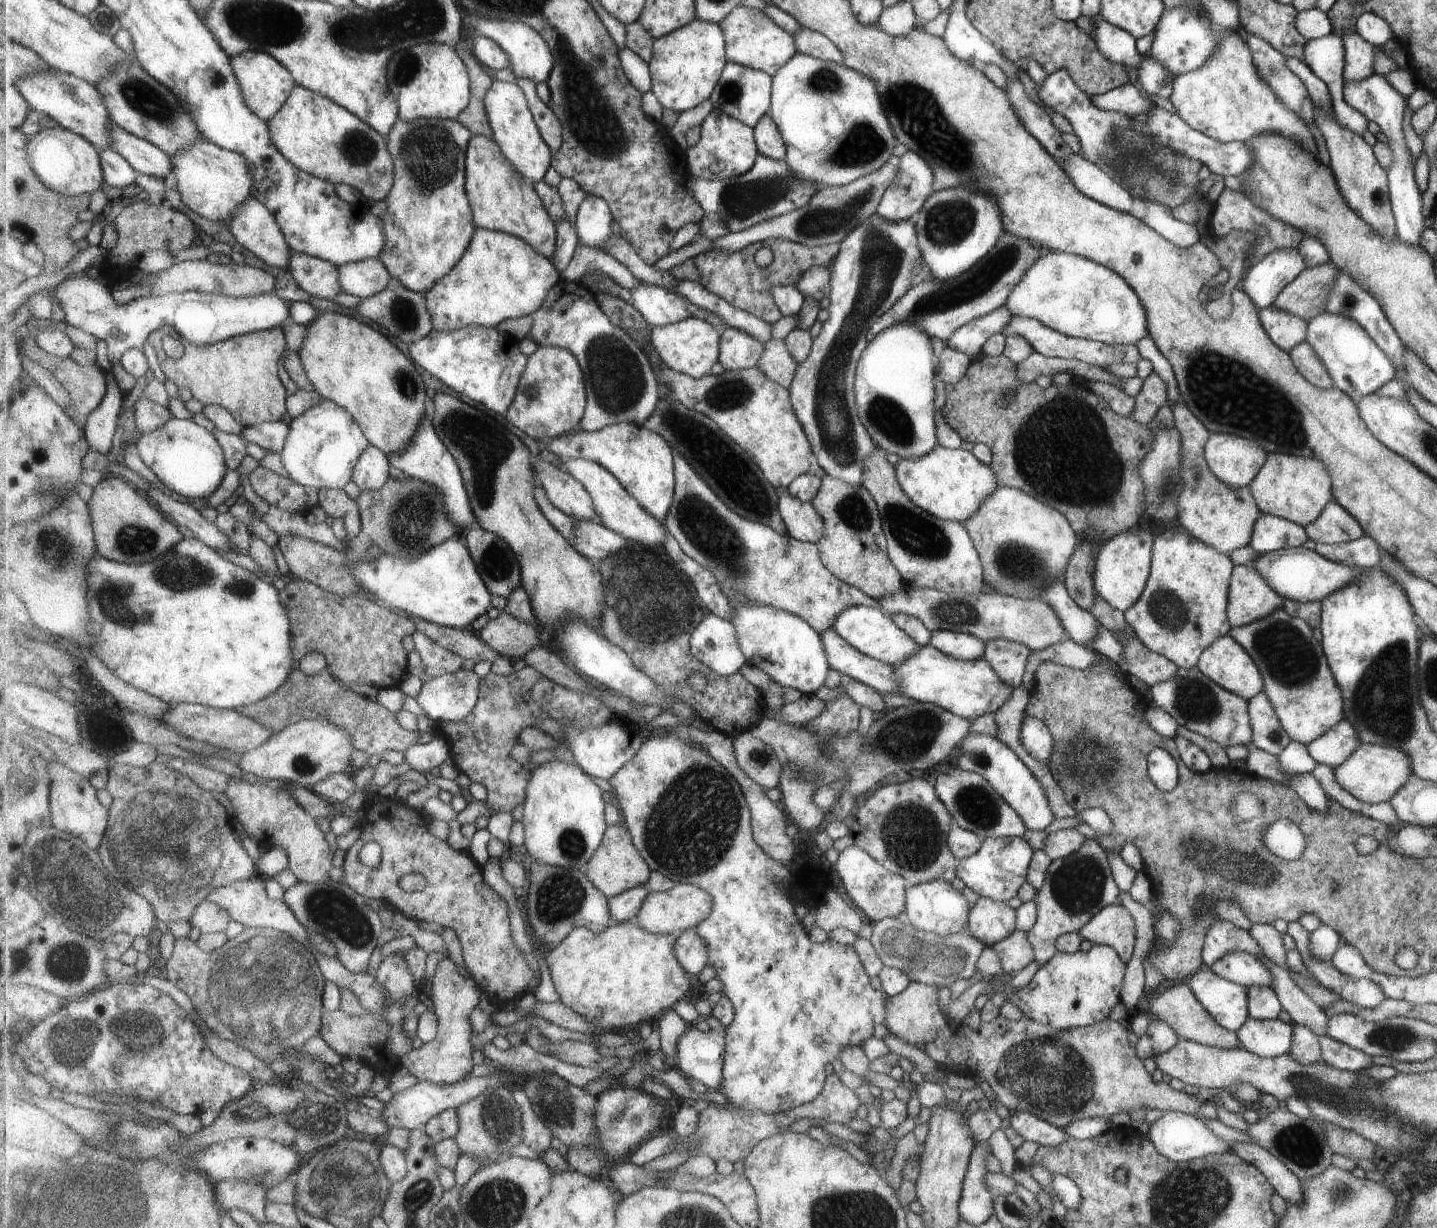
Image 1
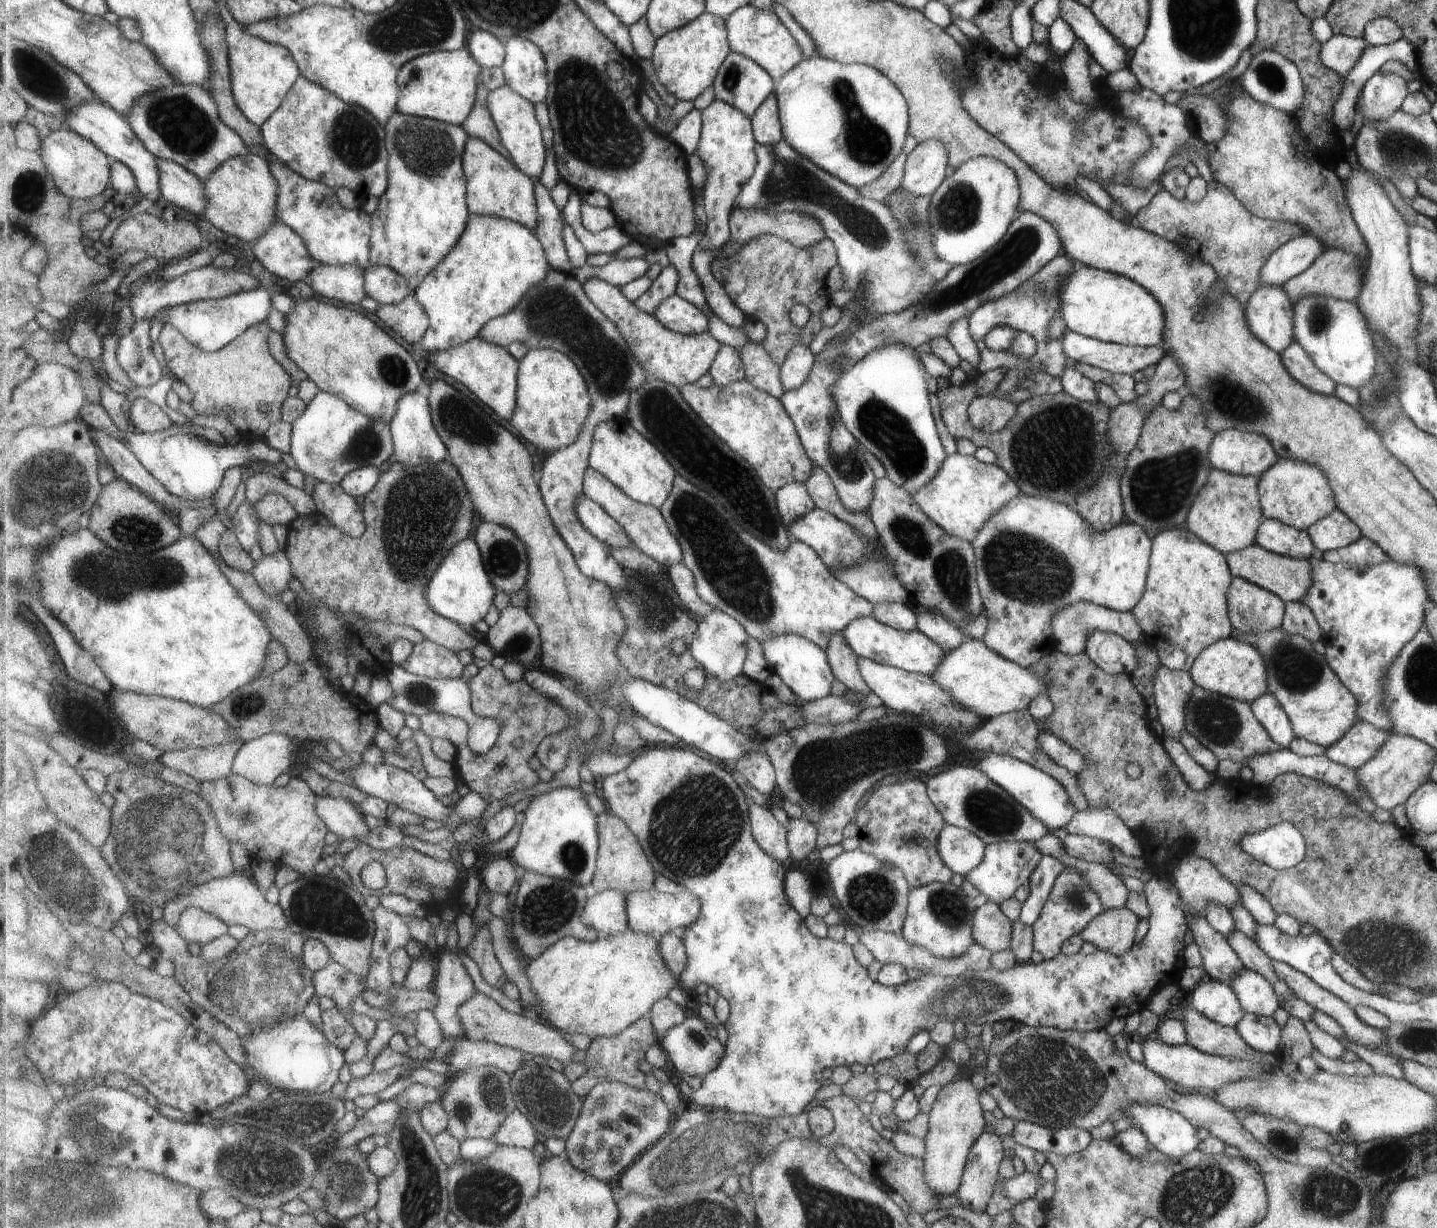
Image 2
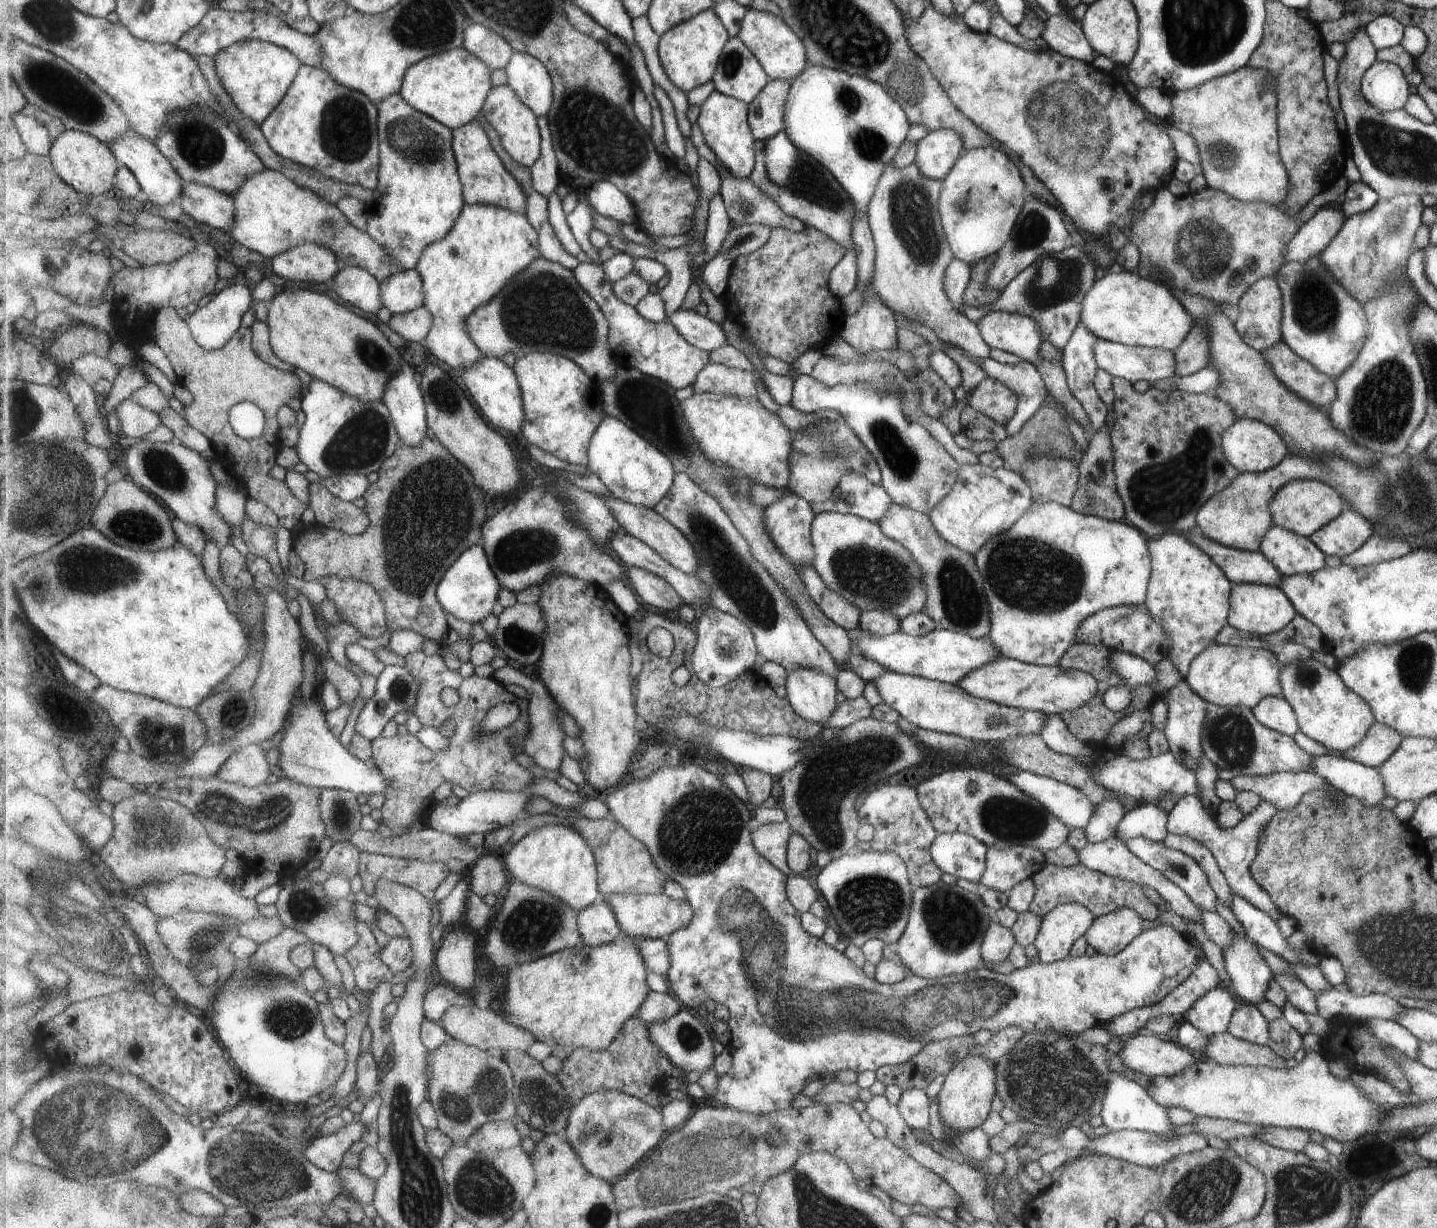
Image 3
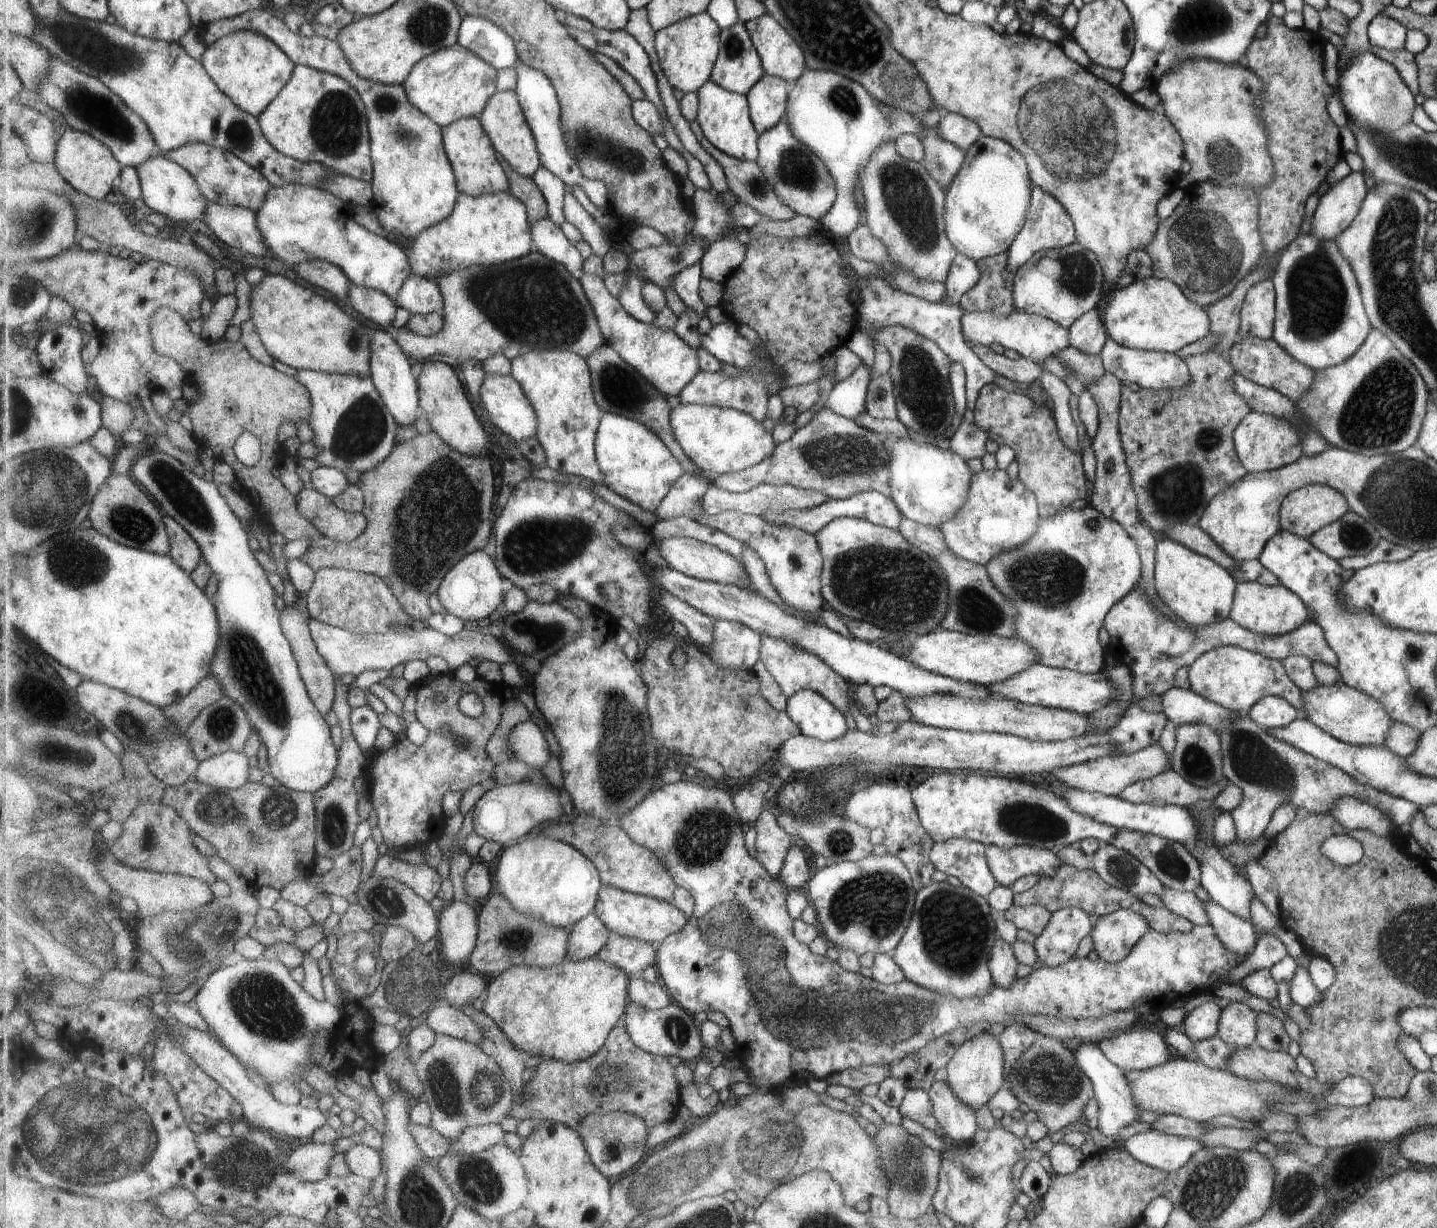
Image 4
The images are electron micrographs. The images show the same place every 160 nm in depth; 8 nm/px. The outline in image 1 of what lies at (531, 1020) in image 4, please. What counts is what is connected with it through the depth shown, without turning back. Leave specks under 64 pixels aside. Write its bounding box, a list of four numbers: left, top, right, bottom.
[545,921,691,1031]

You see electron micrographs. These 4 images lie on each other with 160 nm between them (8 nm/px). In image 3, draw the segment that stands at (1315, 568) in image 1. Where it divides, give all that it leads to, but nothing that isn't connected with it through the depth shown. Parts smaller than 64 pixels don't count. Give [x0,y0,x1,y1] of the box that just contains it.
[1182,530,1282,587]

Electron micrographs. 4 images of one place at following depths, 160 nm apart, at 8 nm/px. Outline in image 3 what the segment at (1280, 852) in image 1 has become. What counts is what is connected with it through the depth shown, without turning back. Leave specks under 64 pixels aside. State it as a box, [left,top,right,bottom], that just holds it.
[1166,795,1281,922]

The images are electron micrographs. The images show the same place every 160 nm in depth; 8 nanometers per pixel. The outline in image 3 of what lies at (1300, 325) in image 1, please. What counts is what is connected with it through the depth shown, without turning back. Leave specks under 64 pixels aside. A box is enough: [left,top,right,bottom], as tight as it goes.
[1234,277,1282,351]

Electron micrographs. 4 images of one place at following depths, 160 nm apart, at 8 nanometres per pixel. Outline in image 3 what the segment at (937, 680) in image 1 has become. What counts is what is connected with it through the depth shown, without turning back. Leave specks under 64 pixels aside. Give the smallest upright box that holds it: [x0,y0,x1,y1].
[959,656,1096,715]

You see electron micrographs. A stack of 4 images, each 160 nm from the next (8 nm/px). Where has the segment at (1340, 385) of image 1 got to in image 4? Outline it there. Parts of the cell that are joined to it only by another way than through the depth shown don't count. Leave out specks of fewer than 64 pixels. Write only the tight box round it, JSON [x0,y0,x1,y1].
[1269,233,1371,371]

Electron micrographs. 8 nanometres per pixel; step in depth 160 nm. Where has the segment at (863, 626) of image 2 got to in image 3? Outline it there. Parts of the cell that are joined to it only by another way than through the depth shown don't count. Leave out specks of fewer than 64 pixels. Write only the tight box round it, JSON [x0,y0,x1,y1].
[852,628,1001,685]

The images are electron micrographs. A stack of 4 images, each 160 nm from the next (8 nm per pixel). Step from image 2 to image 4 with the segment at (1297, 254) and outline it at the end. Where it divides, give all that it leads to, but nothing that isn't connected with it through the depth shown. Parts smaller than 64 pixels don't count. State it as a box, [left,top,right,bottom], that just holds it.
[1309,171,1367,239]

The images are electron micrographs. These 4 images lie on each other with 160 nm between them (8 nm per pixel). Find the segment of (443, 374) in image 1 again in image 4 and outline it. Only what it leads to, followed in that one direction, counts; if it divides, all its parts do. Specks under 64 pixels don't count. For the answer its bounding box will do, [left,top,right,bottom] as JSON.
[480,375,538,442]

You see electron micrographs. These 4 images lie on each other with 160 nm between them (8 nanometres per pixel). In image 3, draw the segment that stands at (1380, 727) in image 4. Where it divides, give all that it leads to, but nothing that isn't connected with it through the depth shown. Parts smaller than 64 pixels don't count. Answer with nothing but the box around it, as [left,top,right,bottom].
[1280,657,1375,753]

